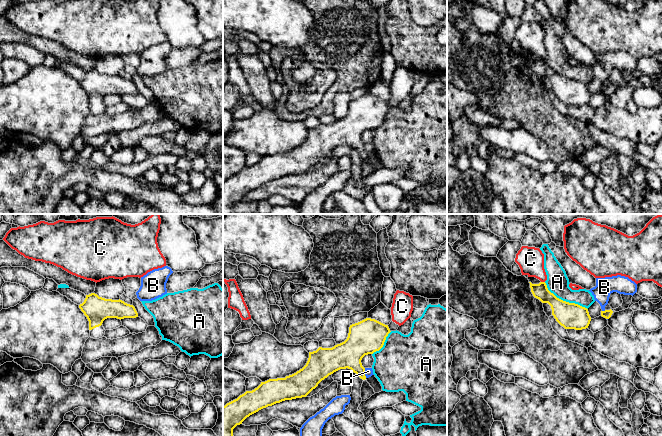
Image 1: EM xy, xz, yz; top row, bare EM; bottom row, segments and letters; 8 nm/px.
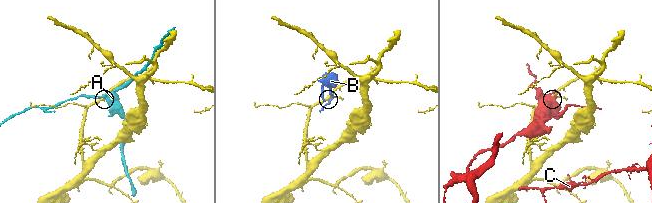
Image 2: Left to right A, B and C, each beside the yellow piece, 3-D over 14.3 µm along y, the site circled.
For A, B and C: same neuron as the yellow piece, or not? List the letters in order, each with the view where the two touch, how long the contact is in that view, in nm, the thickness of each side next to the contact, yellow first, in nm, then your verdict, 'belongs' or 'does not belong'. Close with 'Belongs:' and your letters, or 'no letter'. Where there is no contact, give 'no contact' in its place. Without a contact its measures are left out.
A: meets yellow in yz; contact 420 nm long; 200 nm thick on the yellow side, 180 nm on the other; does not belong
B: meets yellow in xz; contact 80 nm long; 220 nm thick on the yellow side, 60 nm on the other; does not belong
C: meets yellow in yz; contact 30 nm long; 140 nm thick on the yellow side, 200 nm on the other; does not belong
Belongs: no letter

